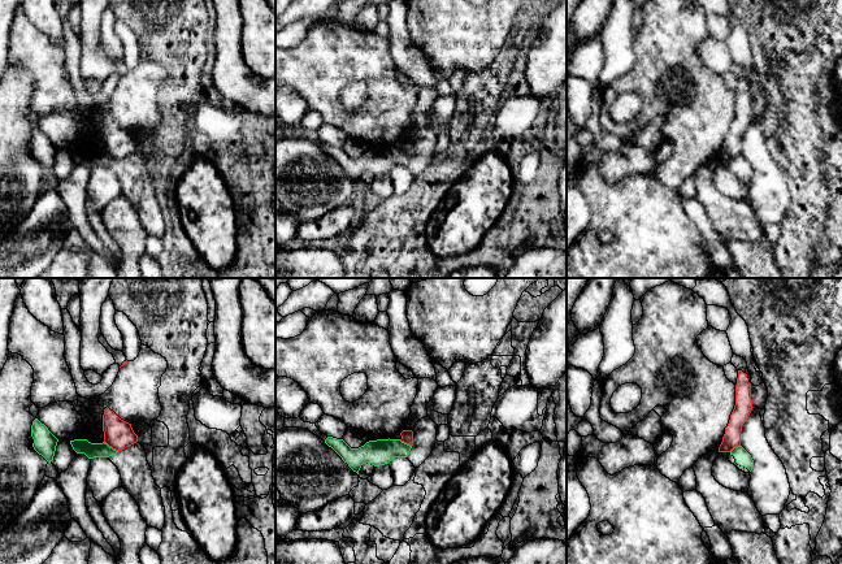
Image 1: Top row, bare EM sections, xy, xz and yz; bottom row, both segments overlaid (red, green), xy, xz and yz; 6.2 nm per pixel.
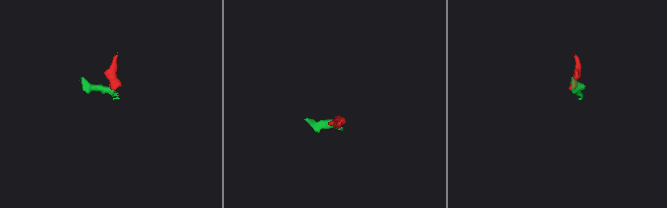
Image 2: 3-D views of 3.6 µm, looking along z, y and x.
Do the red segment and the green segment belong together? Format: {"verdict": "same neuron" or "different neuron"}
{"verdict": "different neuron"}

